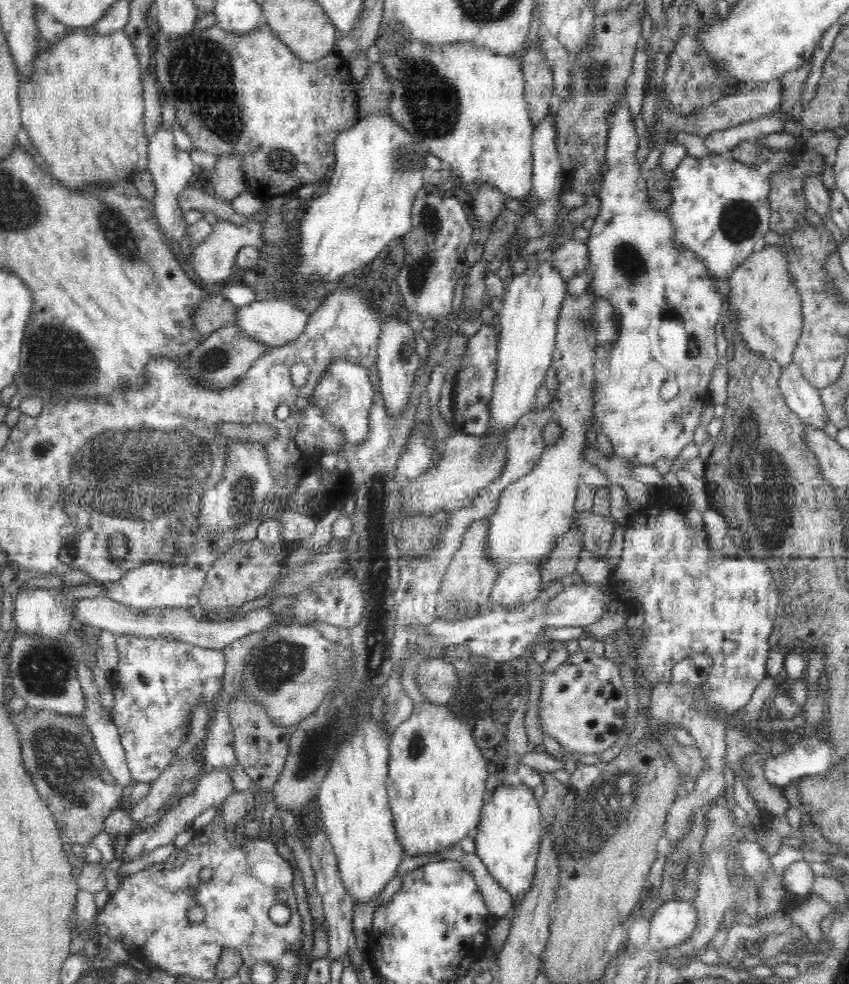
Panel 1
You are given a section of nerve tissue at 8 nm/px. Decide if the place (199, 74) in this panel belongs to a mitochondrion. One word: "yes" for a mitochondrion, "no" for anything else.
yes

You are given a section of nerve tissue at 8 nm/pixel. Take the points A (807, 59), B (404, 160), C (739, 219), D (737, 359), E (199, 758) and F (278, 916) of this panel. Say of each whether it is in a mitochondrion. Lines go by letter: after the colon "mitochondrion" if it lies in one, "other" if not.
A: other
B: mitochondrion
C: mitochondrion
D: other
E: other
F: mitochondrion

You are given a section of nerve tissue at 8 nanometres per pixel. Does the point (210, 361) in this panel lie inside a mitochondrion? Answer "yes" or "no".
yes

